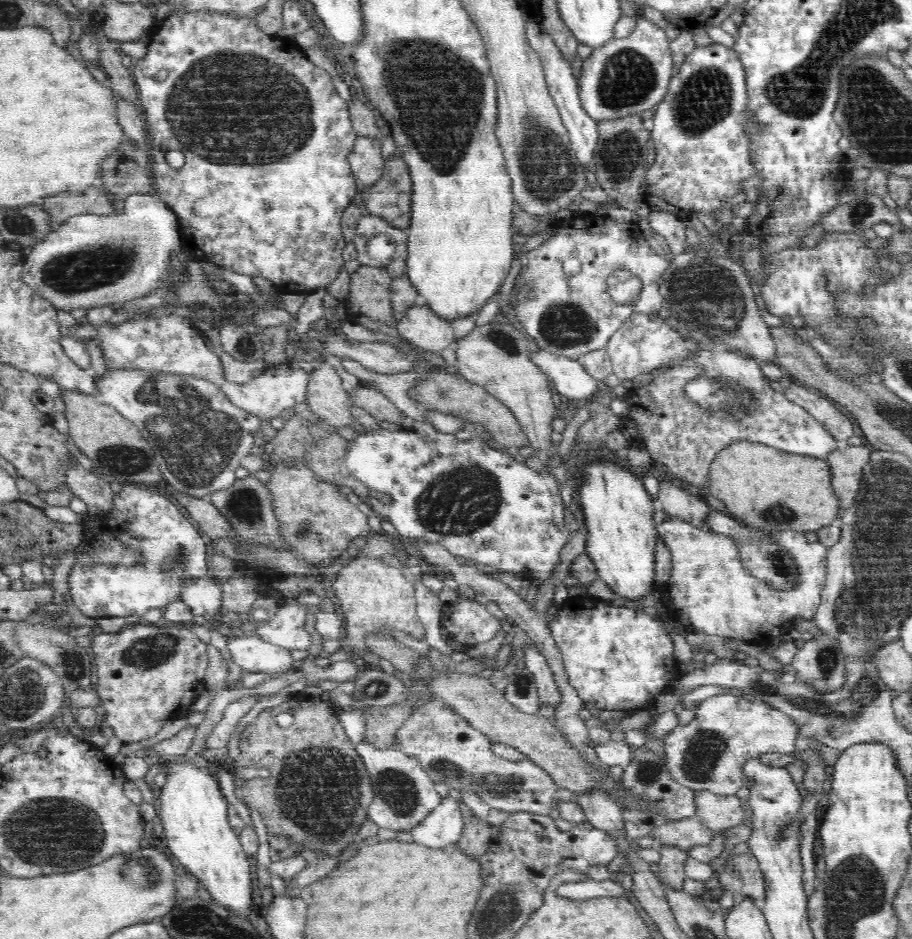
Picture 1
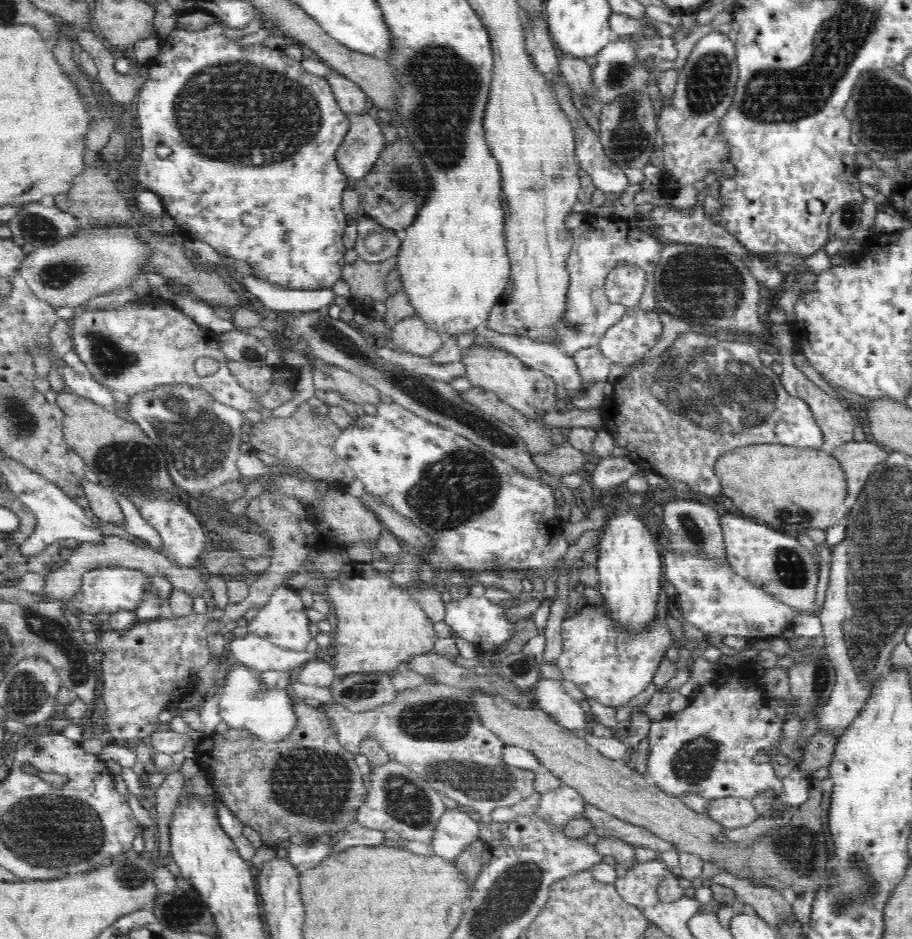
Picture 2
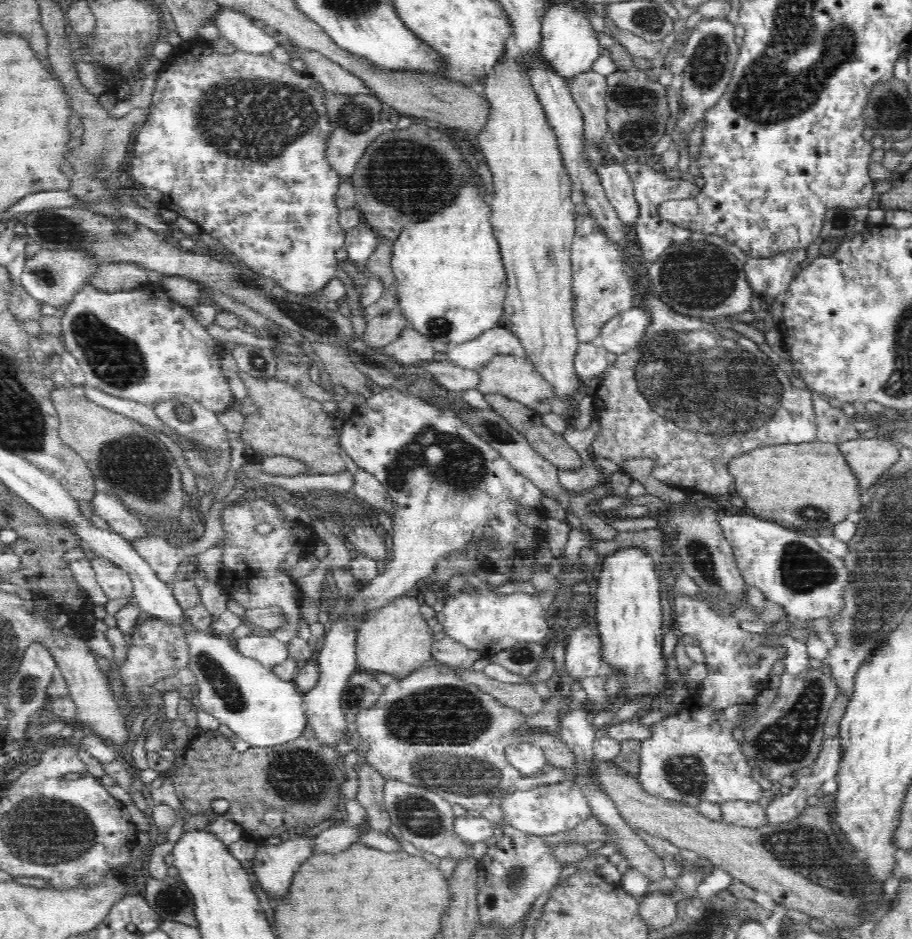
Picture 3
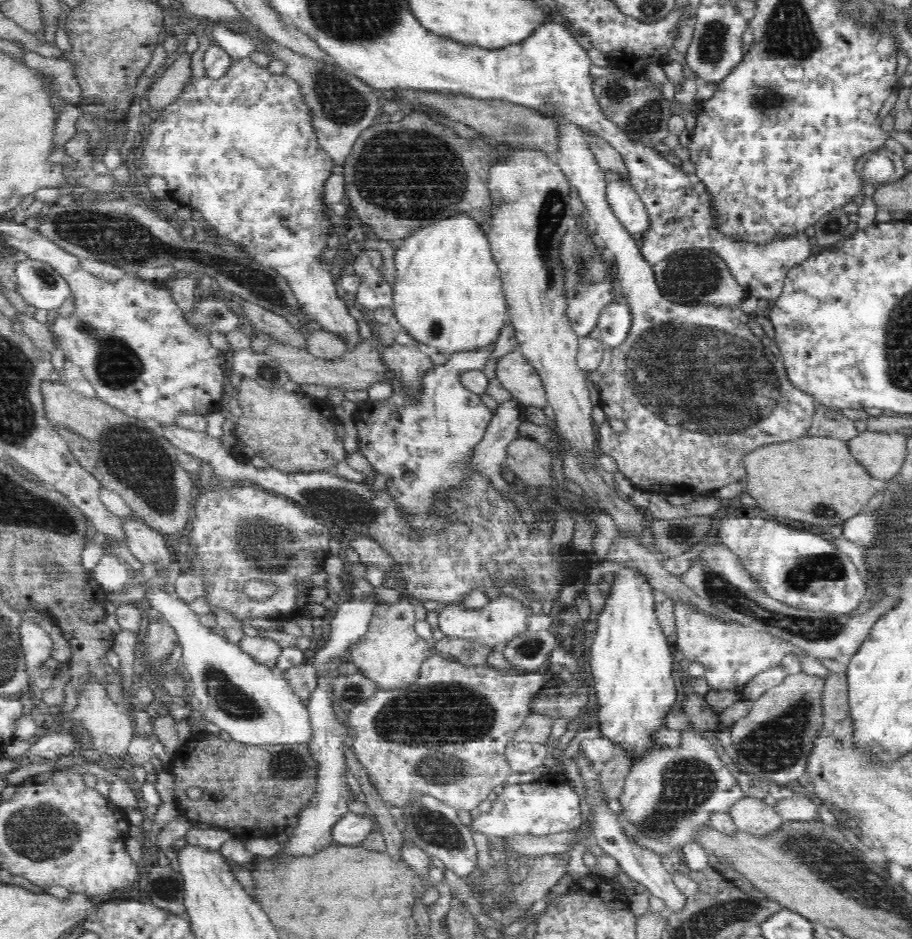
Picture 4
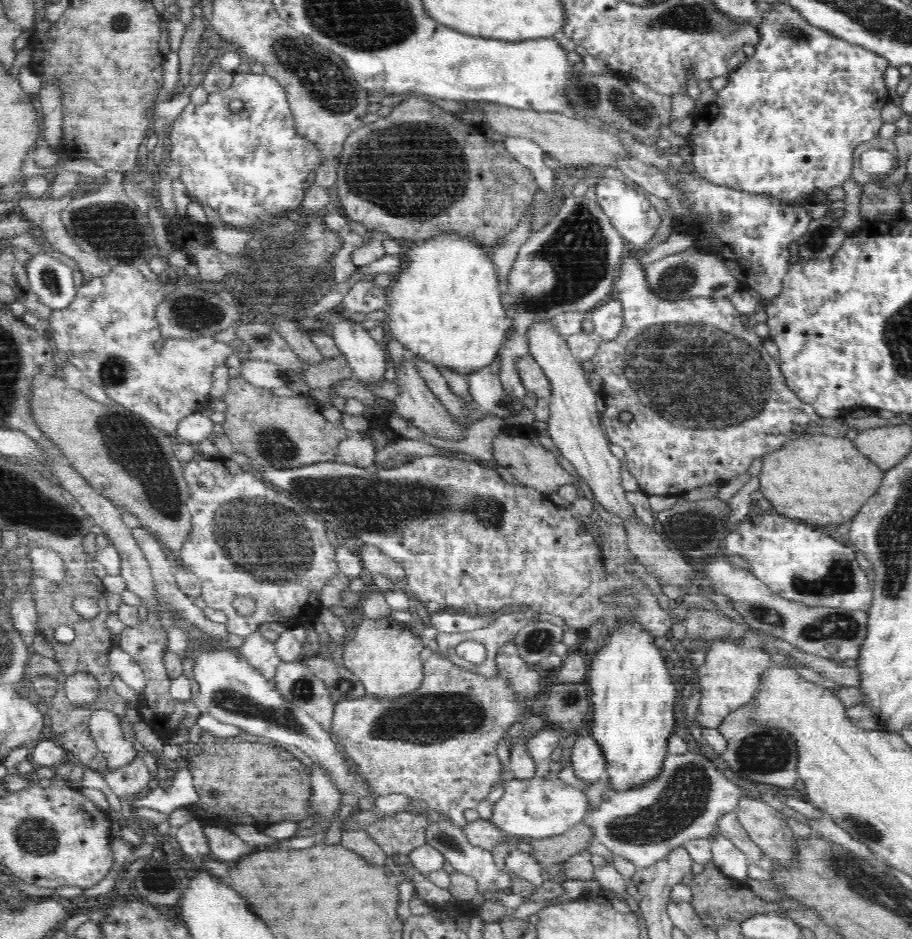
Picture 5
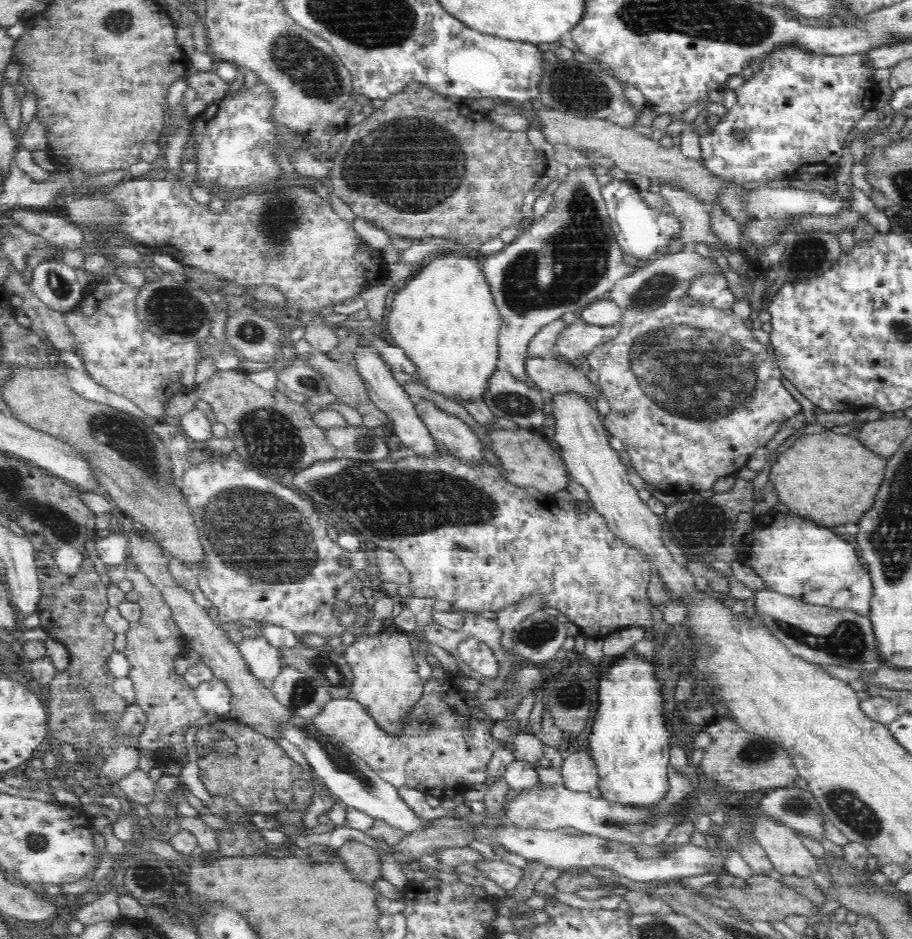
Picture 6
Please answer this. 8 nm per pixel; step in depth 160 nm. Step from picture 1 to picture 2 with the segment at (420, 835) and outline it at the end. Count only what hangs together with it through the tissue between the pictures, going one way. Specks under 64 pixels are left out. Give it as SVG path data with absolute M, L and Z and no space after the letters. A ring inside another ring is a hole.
M447 809L444 816L440 818L439 825L436 826L435 836L432 837L432 844L429 844L434 851L434 855L440 856L445 862L456 862L460 852L464 852L466 846L476 842L479 836L479 823L472 820L469 812Z

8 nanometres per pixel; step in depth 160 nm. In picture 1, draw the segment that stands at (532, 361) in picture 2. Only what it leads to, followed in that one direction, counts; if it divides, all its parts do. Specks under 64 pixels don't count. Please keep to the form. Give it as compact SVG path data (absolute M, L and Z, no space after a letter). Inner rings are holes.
M540 349L531 352L533 362L539 370L553 382L555 392L571 399L590 399L601 388L602 384L596 381L577 360L556 356Z

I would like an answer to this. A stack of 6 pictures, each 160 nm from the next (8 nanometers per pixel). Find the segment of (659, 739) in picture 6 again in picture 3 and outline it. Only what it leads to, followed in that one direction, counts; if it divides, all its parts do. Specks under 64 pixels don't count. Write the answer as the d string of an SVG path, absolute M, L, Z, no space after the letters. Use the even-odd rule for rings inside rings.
M628 547L602 558L599 562L597 572L598 589L594 591L596 602L595 616L597 620L597 631L600 633L600 653L602 660L609 668L618 670L626 678L626 690L628 698L634 700L642 698L646 694L660 692L666 688L666 664L662 658L662 604L660 603L660 581L659 573L654 568L654 560L649 553L640 547Z

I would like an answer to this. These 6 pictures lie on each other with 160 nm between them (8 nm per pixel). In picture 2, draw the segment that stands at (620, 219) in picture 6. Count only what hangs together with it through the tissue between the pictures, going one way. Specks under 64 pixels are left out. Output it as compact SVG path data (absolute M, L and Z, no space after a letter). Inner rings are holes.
M589 125L580 126L573 130L575 136L575 155L579 162L580 168L585 170L592 178L595 188L602 190L604 194L610 196L610 200L618 198L621 193L630 186L628 178L624 174L622 168L615 167L614 163L608 158L604 152L604 146L596 133Z

